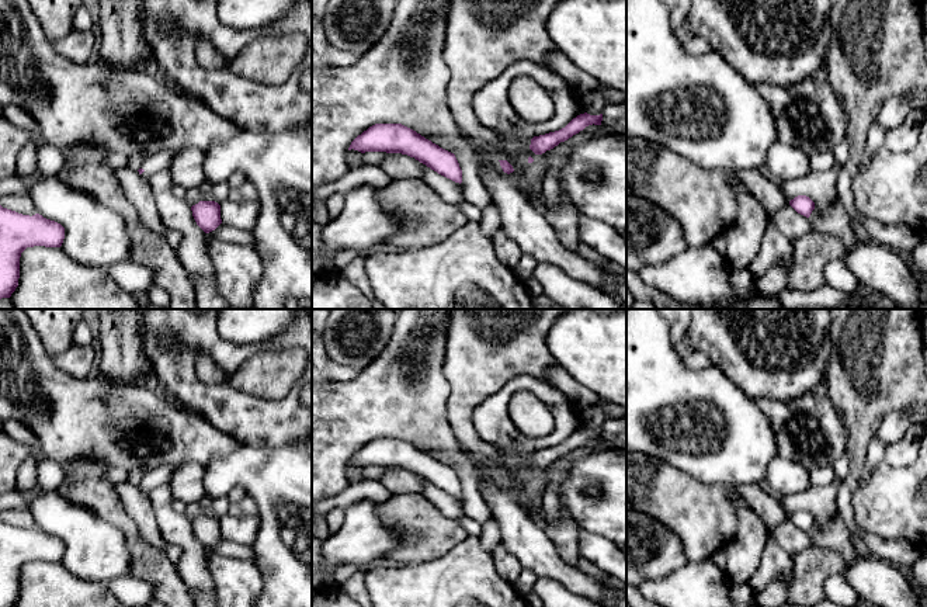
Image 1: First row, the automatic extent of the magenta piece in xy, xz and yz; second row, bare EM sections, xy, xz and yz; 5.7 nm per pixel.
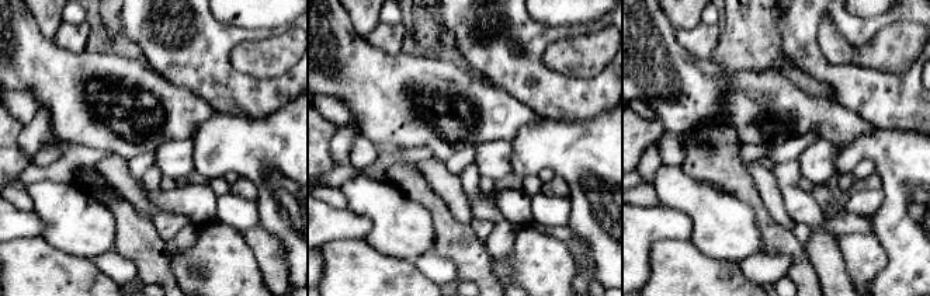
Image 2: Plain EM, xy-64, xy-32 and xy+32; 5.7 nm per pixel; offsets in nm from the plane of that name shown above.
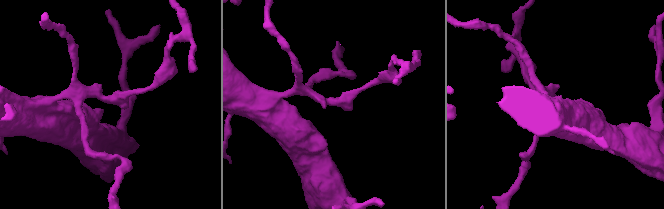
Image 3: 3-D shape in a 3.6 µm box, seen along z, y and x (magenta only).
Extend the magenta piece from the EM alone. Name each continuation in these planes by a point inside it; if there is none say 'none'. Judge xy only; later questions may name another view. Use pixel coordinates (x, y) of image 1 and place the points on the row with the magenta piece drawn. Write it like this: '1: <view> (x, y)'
1: xy (159, 160)

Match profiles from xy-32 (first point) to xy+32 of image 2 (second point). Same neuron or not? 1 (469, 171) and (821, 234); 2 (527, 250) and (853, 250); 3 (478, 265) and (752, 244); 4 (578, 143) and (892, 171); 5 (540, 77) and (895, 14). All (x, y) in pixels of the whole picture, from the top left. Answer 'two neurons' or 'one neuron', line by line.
1: one neuron
2: one neuron
3: two neurons
4: one neuron
5: one neuron

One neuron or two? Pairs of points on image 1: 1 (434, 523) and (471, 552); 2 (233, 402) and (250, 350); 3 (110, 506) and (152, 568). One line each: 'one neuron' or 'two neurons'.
1: two neurons
2: one neuron
3: one neuron

